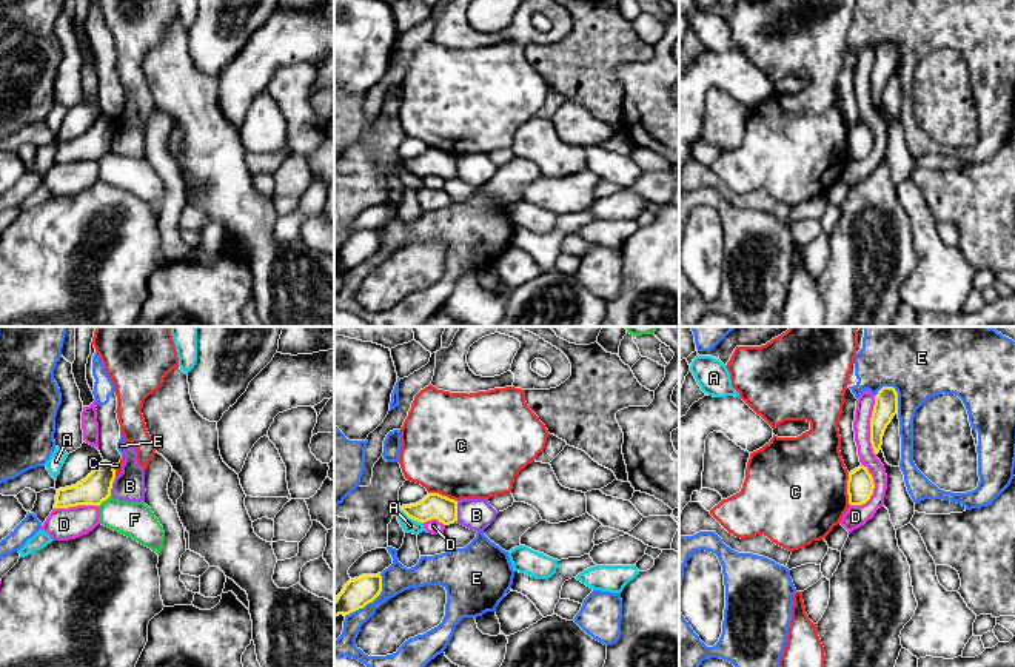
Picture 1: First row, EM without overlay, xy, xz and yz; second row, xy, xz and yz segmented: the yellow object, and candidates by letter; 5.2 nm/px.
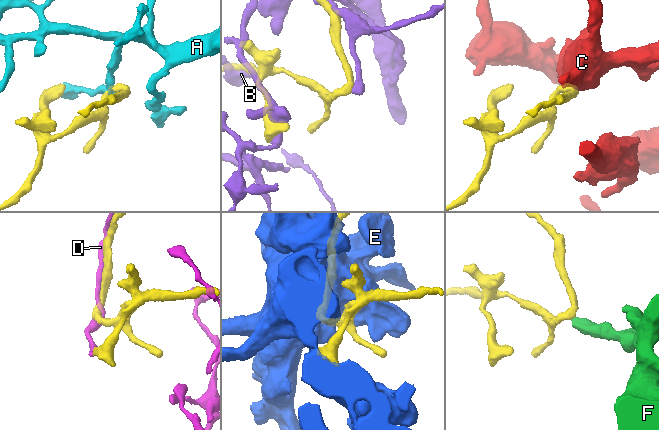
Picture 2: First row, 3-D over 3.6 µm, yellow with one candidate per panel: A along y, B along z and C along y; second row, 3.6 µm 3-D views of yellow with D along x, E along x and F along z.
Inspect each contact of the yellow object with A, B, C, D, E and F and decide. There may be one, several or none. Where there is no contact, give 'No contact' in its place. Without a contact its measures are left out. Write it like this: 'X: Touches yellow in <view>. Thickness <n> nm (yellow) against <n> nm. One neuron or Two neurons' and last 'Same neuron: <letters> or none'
A: Touches yellow in xz. Thickness 140 nm (yellow) against 80 nm. Two neurons
B: Touches yellow in xz. Thickness 140 nm (yellow) against 160 nm. Two neurons
C: Touches yellow in yz. Thickness 140 nm (yellow) against 500 nm. Two neurons
D: Touches yellow in yz. Thickness 130 nm (yellow) against 100 nm. Two neurons
E: Touches yellow in xz. Thickness 160 nm (yellow) against 150 nm. Two neurons
F: Touches yellow in xy. Thickness 160 nm (yellow) against 190 nm. Two neurons
Same neuron: none

